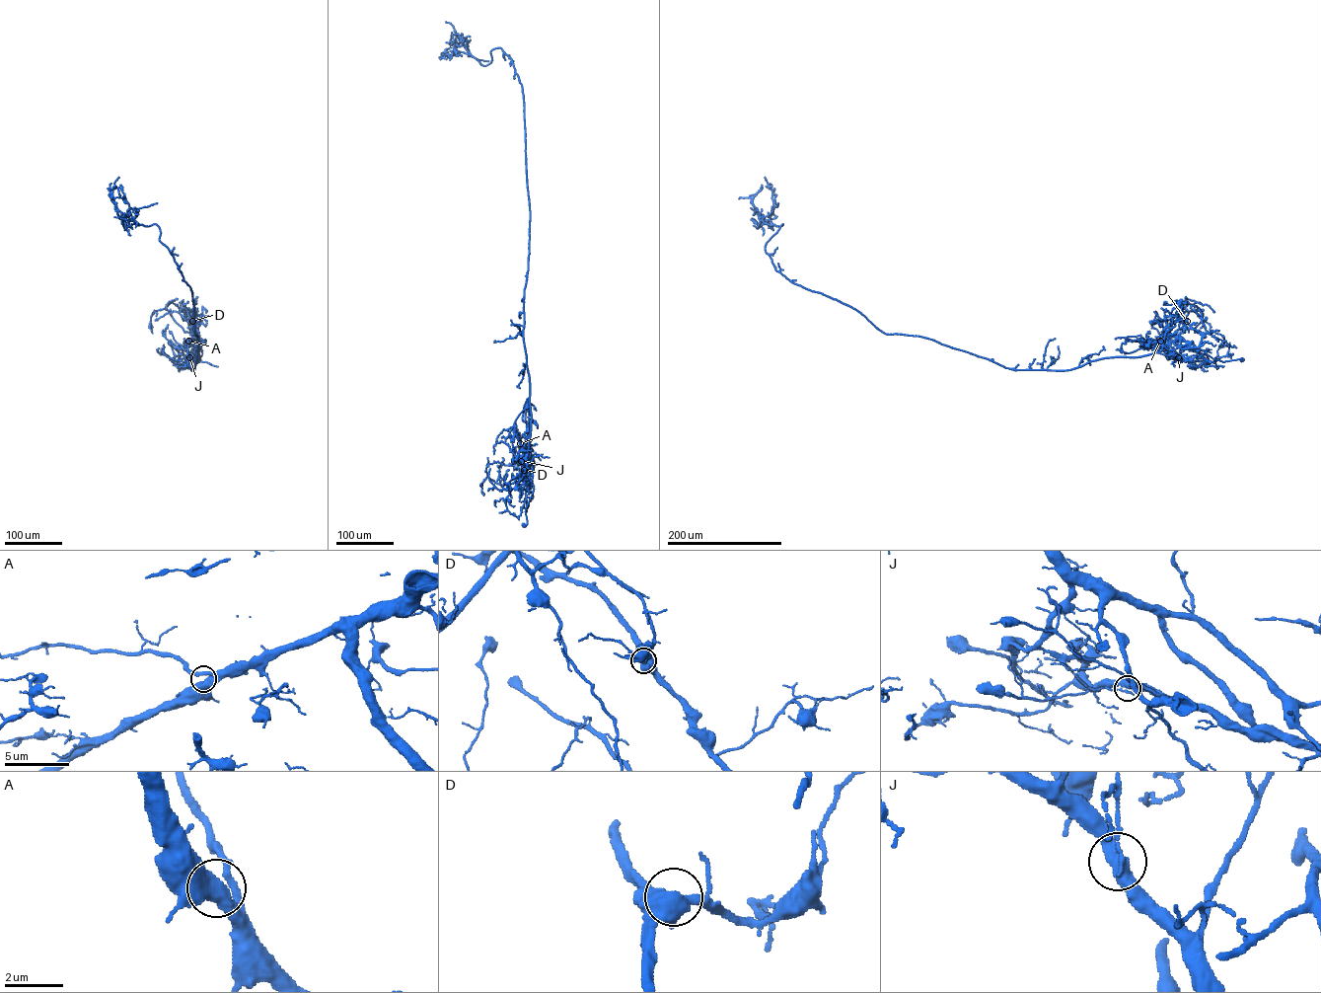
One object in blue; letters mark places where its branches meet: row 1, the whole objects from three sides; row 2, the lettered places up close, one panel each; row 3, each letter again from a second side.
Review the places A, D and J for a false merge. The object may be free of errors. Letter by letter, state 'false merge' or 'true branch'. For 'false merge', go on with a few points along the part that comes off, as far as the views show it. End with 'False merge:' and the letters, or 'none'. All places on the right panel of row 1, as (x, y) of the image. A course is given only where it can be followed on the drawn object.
A: true branch
D: true branch
J: false merge | (1178, 357), (1196, 356), (1202, 335), (1194, 328), (1203, 314), (1200, 309), (1195, 310), (1211, 333)
False merge: J

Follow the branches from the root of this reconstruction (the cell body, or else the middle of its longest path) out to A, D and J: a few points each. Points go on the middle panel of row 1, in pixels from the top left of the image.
A: (523, 524), (527, 524), (525, 509), (534, 486), (520, 443)
D: (523, 524), (527, 524), (525, 509), (534, 490), (531, 482), (529, 485), (526, 482), (524, 470)
J: (523, 524), (527, 524), (525, 509), (534, 486), (525, 479), (521, 461)

